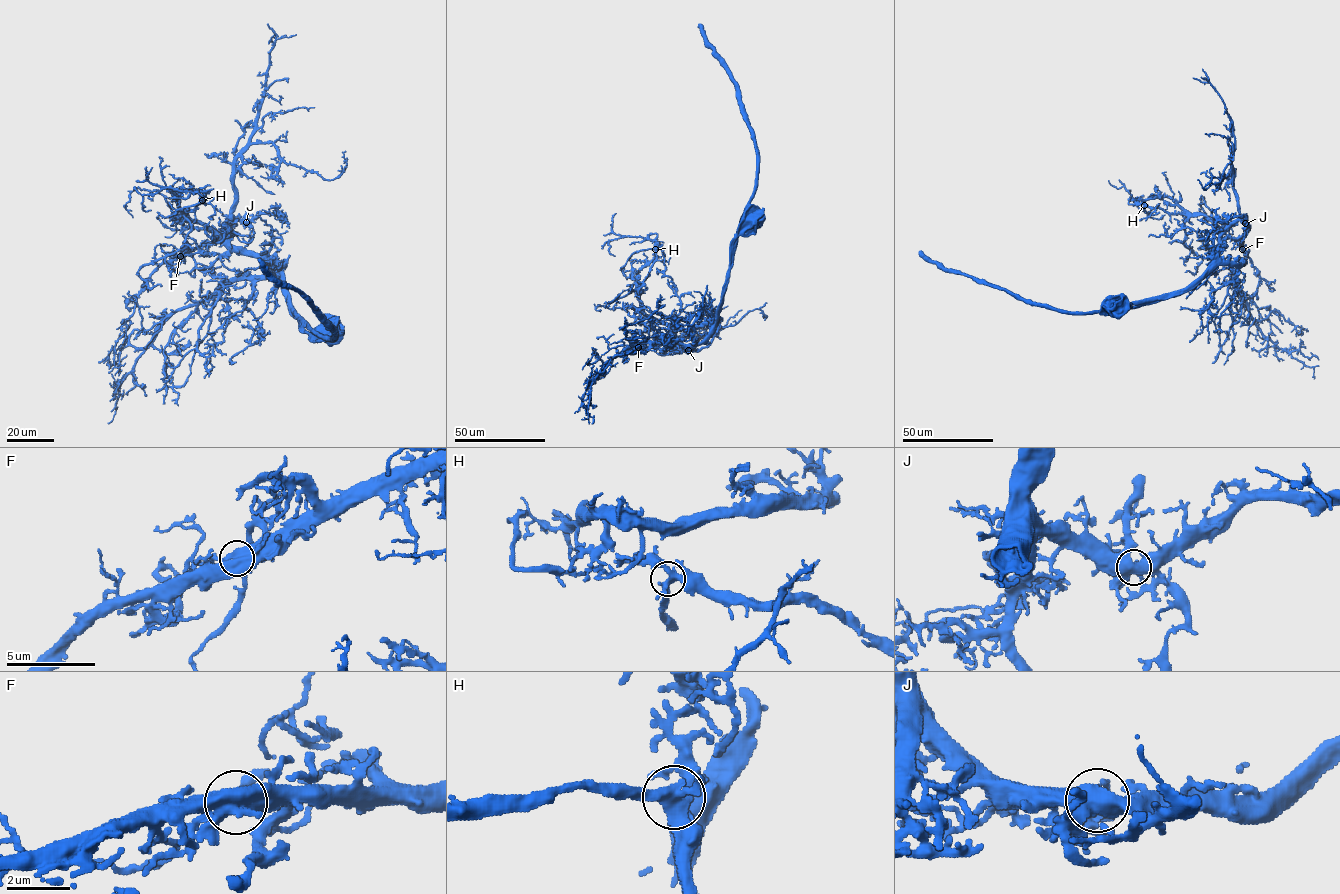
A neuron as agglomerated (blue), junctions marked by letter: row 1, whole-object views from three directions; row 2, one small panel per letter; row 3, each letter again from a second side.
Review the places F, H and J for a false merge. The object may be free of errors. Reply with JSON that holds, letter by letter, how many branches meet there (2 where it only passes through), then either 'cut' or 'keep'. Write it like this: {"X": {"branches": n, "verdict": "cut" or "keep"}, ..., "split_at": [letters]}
{"F": {"branches": 4, "verdict": "keep"}, "H": {"branches": 4, "verdict": "keep"}, "J": {"branches": 4, "verdict": "keep"}, "split_at": []}

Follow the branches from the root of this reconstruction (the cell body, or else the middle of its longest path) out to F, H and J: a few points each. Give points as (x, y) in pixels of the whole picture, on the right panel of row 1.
F: (1114, 308), (1186, 290), (1216, 260), (1226, 239), (1238, 239), (1242, 249)
H: (1114, 308), (1186, 290), (1216, 260), (1224, 246), (1220, 231), (1206, 216), (1171, 214), (1144, 205)
J: (1114, 308), (1186, 290), (1216, 260), (1224, 246), (1220, 236), (1225, 230), (1240, 219), (1245, 223)

